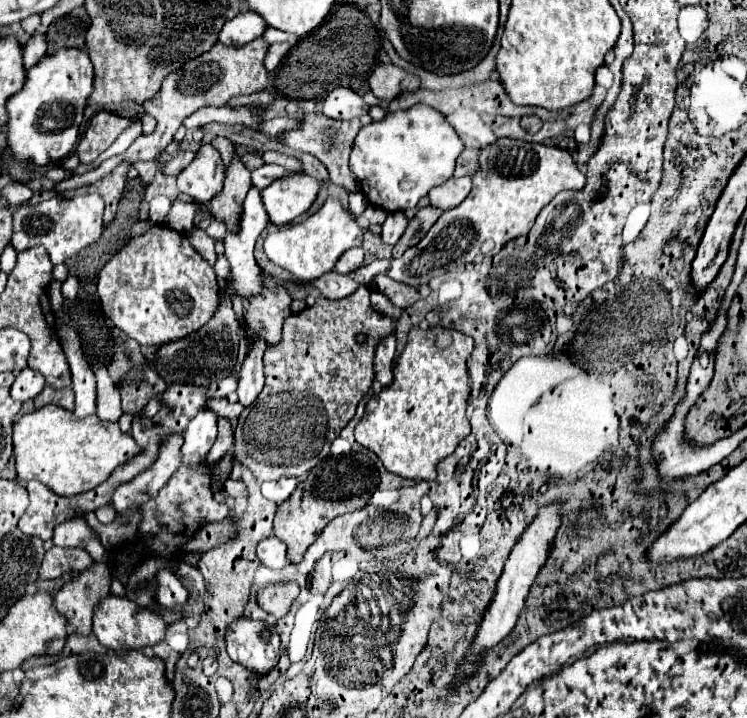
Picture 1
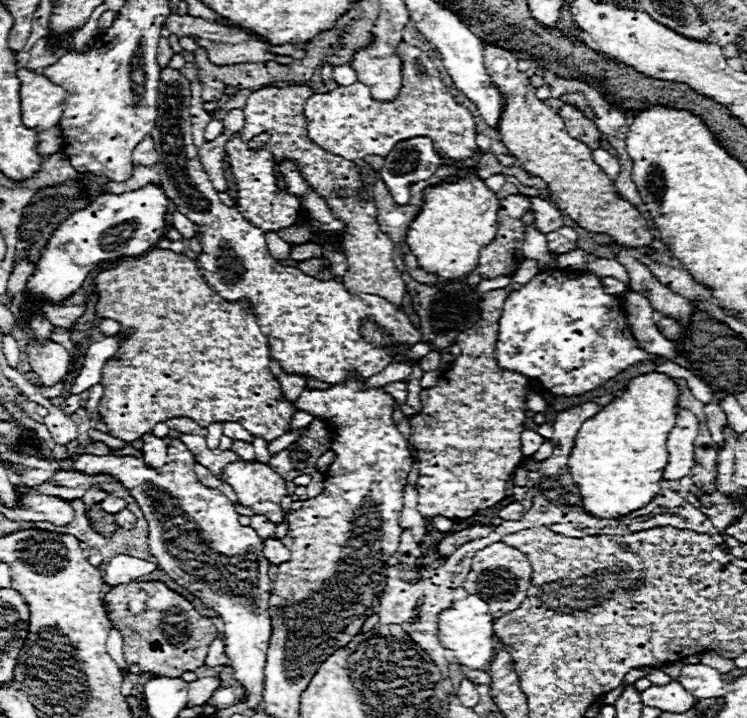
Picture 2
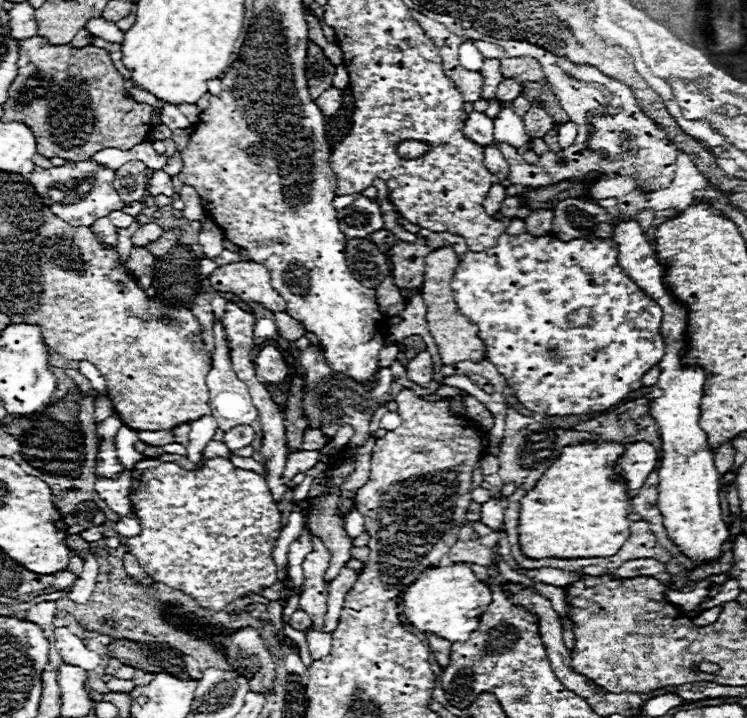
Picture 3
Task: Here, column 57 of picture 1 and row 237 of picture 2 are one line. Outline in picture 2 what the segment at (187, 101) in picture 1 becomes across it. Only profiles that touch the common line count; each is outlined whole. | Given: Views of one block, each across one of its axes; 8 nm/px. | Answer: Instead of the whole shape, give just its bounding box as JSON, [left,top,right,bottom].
[172,212,196,238]

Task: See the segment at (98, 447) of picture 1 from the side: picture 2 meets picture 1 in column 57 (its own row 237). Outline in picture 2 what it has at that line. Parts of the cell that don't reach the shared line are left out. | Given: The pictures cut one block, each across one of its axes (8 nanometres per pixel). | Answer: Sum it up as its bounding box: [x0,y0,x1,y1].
[406,172,500,280]

